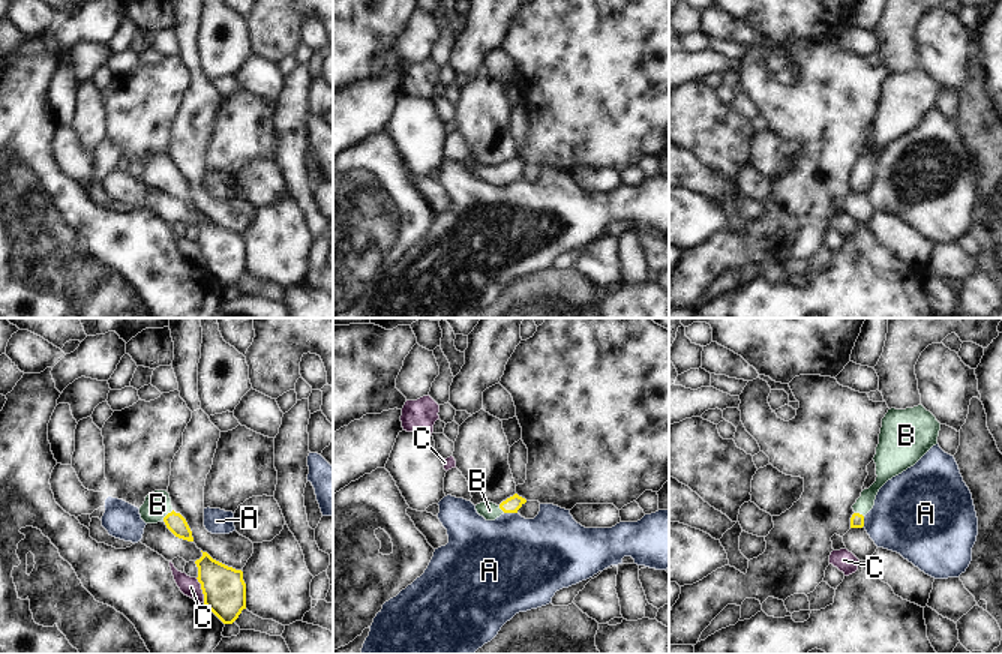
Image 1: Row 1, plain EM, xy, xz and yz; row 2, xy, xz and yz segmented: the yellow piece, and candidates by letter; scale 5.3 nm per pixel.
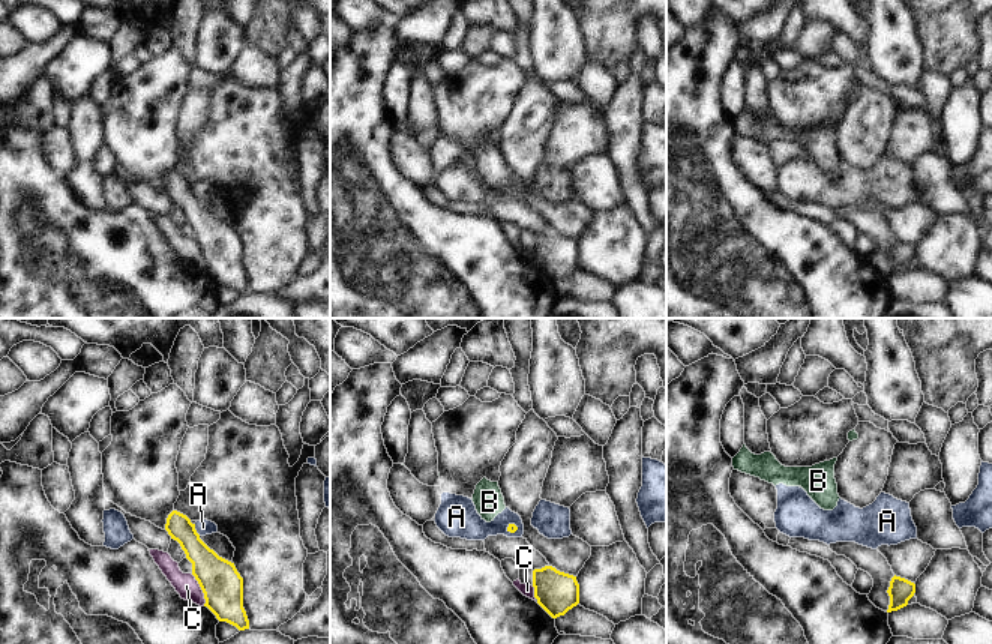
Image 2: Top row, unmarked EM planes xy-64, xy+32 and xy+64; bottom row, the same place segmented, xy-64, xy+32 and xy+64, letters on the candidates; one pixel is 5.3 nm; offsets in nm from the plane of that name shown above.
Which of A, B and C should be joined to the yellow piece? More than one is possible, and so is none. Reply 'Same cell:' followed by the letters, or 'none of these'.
Same cell: B

